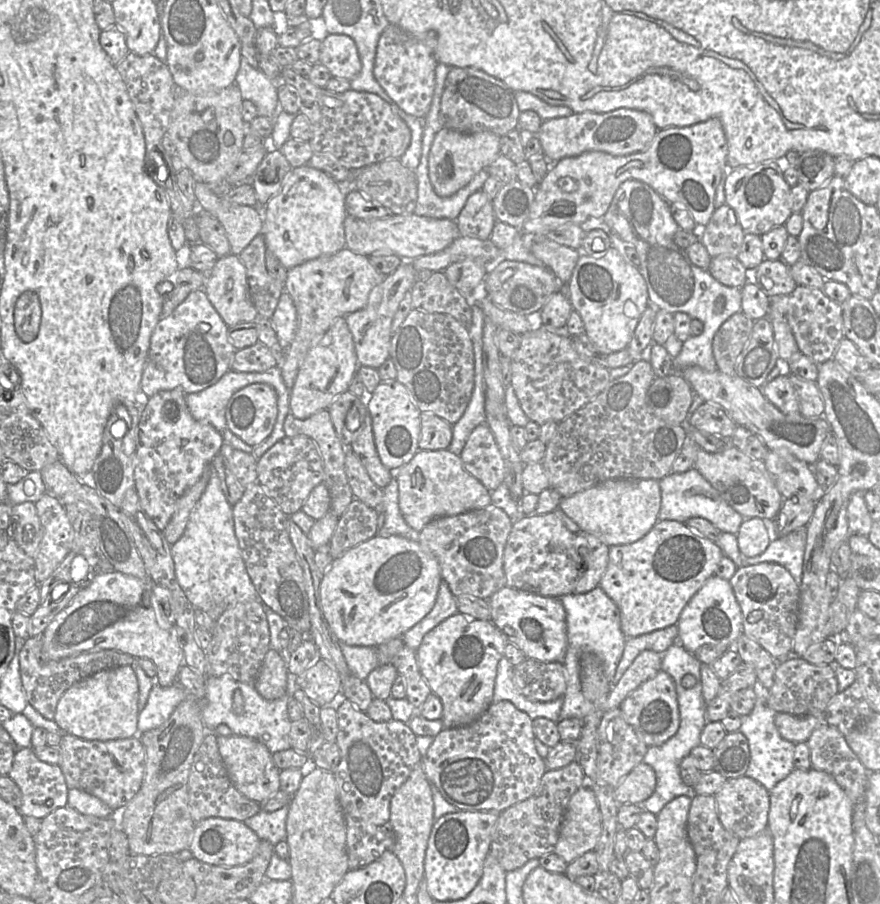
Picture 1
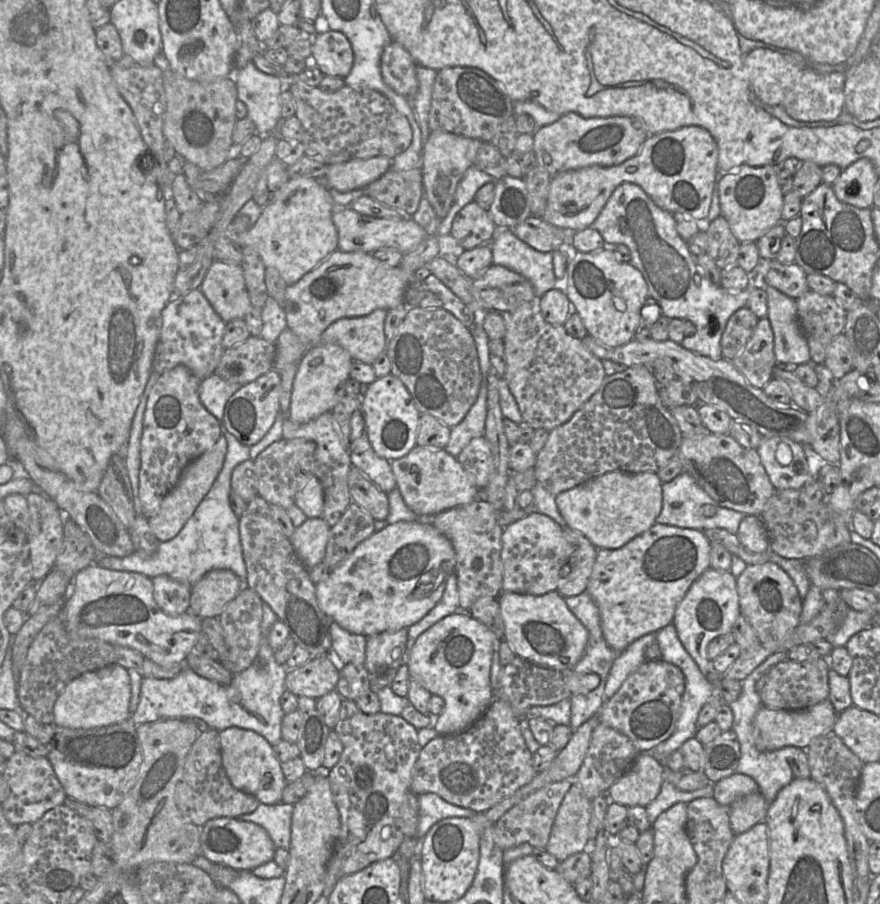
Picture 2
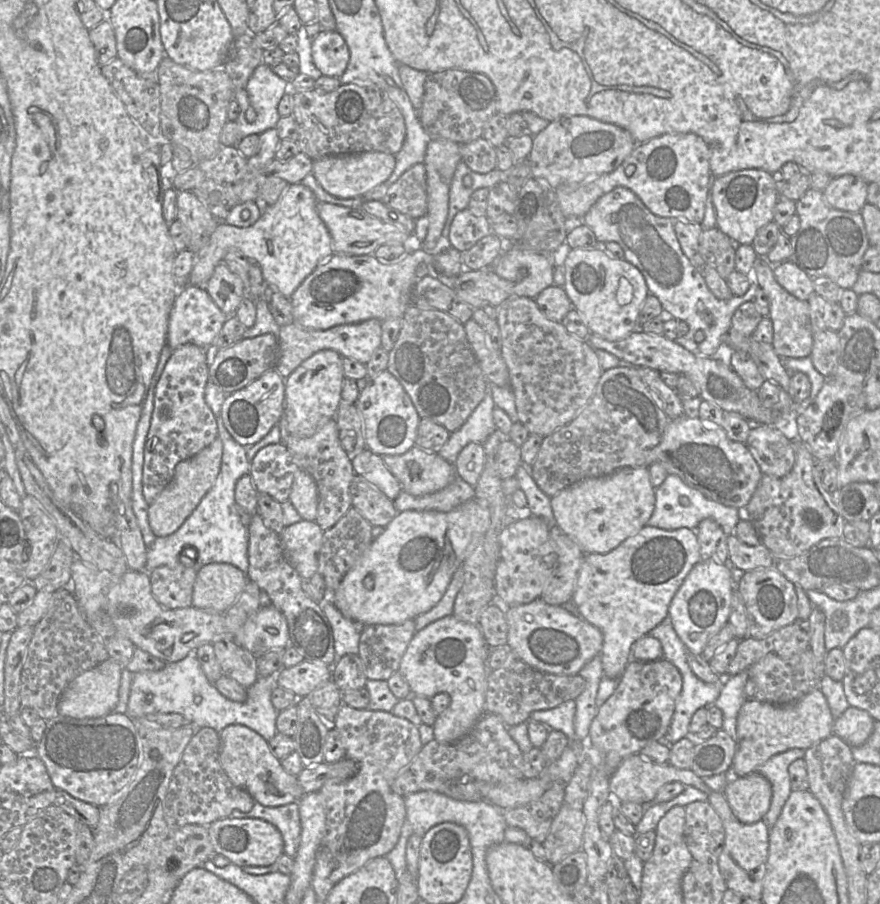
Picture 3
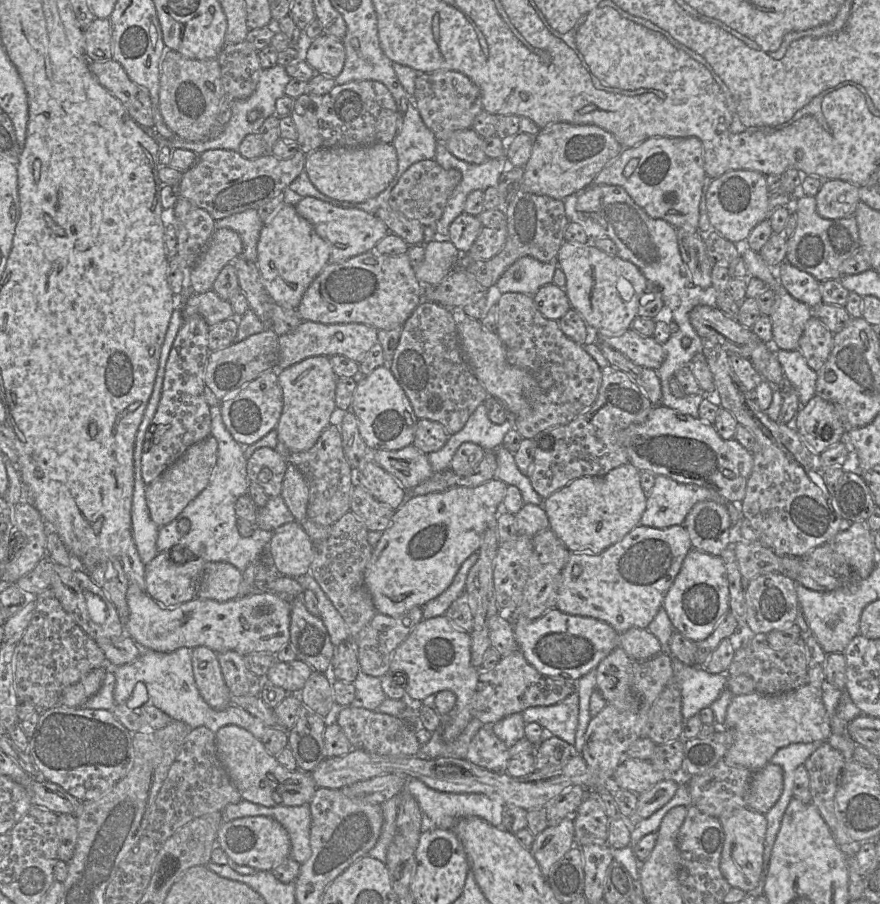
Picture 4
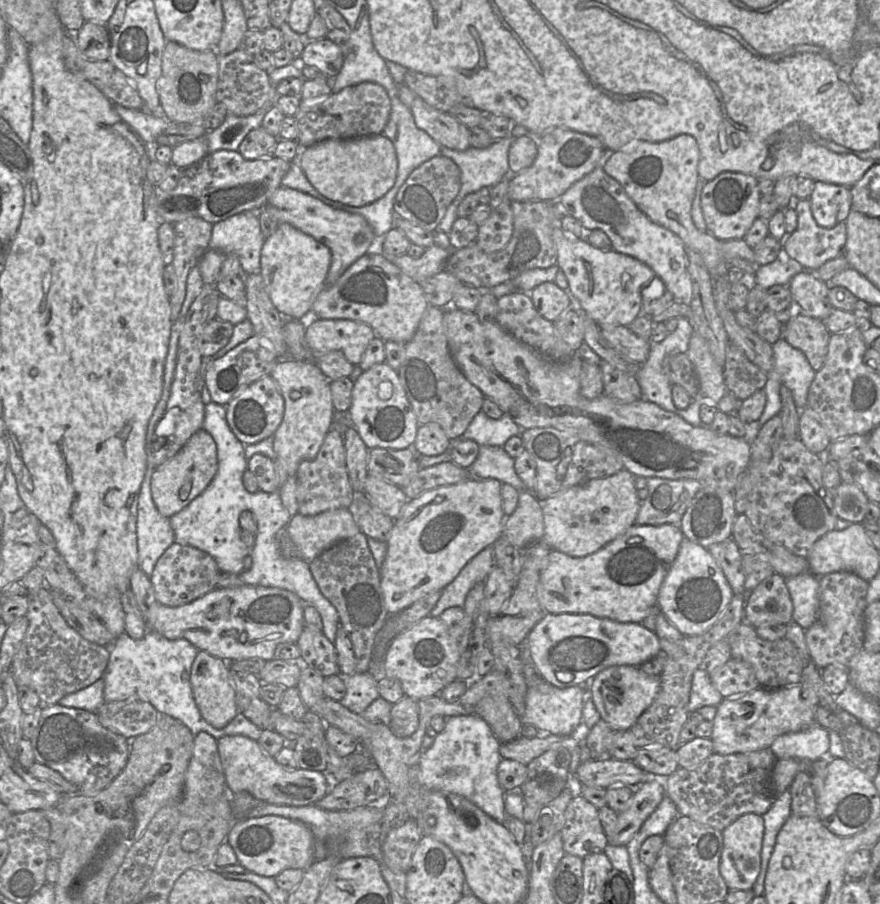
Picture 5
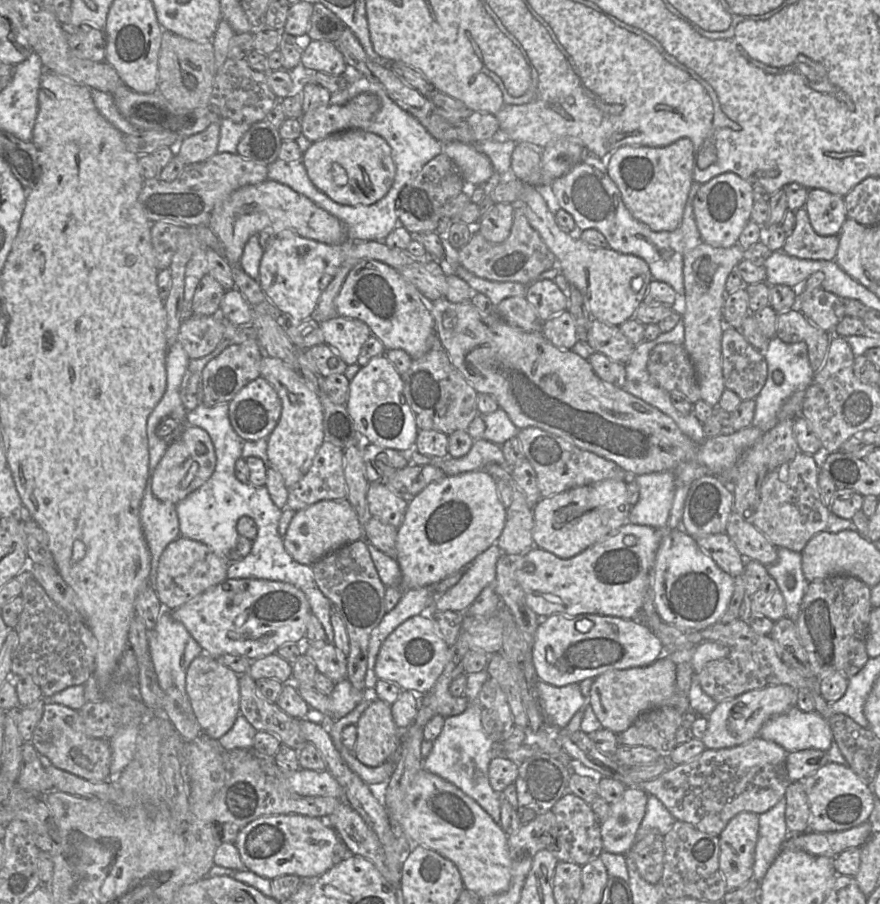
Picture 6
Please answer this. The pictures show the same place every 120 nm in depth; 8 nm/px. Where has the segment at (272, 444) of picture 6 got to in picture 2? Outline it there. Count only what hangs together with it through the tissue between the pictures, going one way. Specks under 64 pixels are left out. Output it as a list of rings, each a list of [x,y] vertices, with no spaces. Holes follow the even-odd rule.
[[[318,344],[310,348],[298,362],[287,417],[294,423],[304,424],[323,413],[331,412],[346,395],[346,382],[350,378],[352,362],[349,352],[338,344]]]

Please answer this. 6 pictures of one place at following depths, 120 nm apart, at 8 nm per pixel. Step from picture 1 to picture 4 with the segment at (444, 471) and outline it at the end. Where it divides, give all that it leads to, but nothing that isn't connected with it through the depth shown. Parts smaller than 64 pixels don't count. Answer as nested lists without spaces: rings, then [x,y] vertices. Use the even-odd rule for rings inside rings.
[[[413,444],[397,451],[371,451],[370,458],[389,472],[405,490],[413,489],[434,474],[427,455]]]

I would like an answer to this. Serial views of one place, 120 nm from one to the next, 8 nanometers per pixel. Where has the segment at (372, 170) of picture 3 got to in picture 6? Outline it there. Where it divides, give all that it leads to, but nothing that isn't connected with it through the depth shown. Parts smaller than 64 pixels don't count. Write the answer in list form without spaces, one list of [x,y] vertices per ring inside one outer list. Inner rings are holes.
[[[363,129],[335,133],[313,142],[301,161],[312,183],[333,201],[343,205],[372,205],[393,185],[396,165],[387,141]]]

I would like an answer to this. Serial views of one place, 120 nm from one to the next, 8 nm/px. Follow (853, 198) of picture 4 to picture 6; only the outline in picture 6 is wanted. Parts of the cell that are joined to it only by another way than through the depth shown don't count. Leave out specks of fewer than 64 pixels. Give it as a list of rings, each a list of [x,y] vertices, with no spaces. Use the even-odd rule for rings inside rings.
[[[813,188],[808,191],[804,207],[817,234],[829,236],[840,233],[847,218],[844,197]]]

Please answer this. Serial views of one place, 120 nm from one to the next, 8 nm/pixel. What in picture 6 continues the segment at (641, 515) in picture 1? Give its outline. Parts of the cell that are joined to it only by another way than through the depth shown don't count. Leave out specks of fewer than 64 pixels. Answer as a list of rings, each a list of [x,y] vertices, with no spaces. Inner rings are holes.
[[[603,480],[541,498],[533,508],[534,546],[561,559],[572,558],[616,533],[625,523],[628,523],[631,508],[628,501],[627,482],[618,480]]]

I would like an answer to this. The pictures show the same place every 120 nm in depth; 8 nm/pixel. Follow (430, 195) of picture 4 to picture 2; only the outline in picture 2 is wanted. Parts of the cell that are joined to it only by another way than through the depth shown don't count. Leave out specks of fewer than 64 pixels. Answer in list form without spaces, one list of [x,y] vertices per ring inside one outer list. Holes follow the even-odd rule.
[[[391,167],[366,189],[368,195],[378,202],[413,215],[424,191],[422,168],[398,171]]]

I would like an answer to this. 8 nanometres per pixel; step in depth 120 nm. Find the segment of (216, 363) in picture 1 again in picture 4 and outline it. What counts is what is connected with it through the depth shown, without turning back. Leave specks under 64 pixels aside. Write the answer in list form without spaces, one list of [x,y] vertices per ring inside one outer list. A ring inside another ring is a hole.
[[[213,290],[188,295],[181,301],[180,308],[184,319],[199,314],[208,326],[234,317],[230,301],[222,299]]]

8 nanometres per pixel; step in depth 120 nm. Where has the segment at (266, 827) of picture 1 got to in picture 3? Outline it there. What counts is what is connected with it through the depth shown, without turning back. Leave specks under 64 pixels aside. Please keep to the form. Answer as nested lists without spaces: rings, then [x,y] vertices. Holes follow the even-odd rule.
[[[255,802],[249,812],[234,810],[231,818],[258,818],[274,825],[282,835],[284,843],[283,853],[292,859],[295,857],[301,836],[301,824],[299,808],[297,802],[292,802],[284,806],[265,807]]]

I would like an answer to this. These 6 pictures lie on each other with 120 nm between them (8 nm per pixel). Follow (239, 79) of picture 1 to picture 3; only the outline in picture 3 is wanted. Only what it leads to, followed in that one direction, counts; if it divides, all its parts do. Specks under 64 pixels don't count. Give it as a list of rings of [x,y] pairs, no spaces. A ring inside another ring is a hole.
[[[261,63],[255,69],[246,87],[236,89],[234,93],[240,111],[235,120],[239,128],[239,141],[249,135],[260,135],[276,127],[281,117],[278,113],[278,104],[289,89],[290,81],[275,74],[270,66]],[[250,106],[257,114],[253,123],[249,123],[245,116]]]

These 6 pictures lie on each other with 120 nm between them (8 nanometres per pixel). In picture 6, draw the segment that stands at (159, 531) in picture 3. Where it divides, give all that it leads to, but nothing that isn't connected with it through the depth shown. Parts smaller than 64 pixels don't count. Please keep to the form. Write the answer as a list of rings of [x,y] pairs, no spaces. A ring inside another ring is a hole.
[[[186,425],[180,435],[169,443],[152,475],[152,493],[161,501],[177,504],[202,486],[213,474],[216,454],[209,434],[197,426]]]

